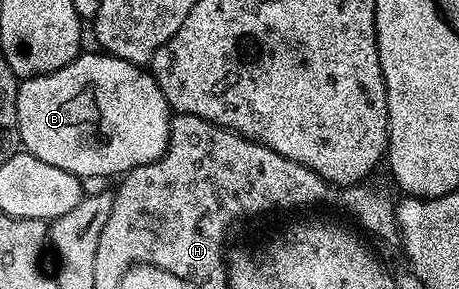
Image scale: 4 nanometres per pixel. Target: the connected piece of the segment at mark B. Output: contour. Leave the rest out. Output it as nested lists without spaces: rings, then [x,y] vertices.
[[[102,51],[96,54],[83,52],[68,65],[50,74],[21,80],[16,103],[21,146],[30,155],[39,157],[40,161],[72,172],[81,179],[88,176],[120,177],[133,168],[158,160],[167,148],[172,112],[153,74],[142,71],[141,66],[115,55]]]

